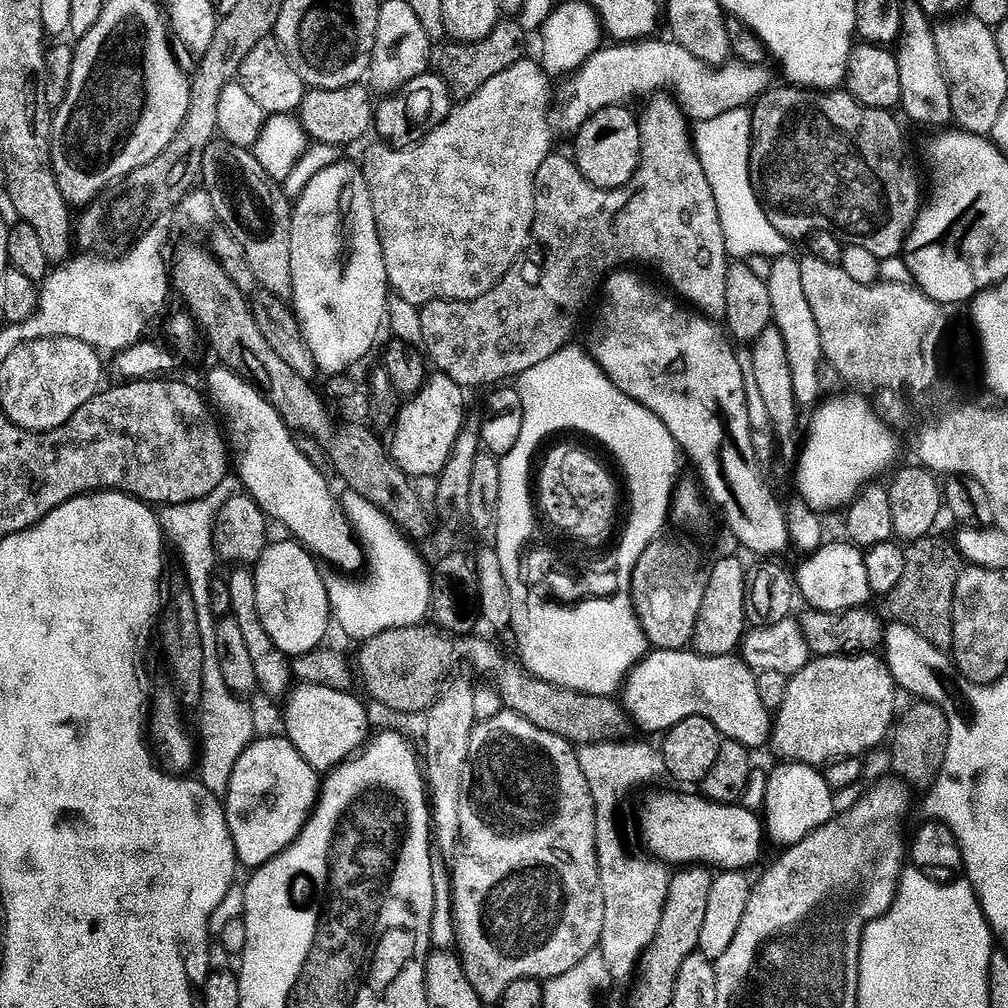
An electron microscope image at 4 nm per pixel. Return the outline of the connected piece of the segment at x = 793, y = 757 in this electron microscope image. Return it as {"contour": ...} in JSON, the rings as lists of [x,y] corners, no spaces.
{"contour":[[[861,654],[858,656],[821,656],[813,659],[797,676],[791,677],[791,679],[785,683],[784,697],[782,698],[778,711],[775,713],[774,723],[771,725],[770,748],[773,748],[773,750],[780,755],[779,759],[781,761],[794,764],[828,766],[833,762],[843,761],[845,758],[860,758],[860,755],[862,755],[863,752],[868,752],[871,748],[878,747],[884,739],[884,743],[889,739],[890,733],[894,728],[892,719],[896,716],[896,692],[898,693],[896,679],[892,677],[892,671],[879,655]]]}

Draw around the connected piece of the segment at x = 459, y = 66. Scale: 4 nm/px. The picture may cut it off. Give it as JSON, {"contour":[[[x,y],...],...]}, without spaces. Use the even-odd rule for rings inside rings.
{"contour":[[[514,18],[501,19],[499,24],[486,34],[486,38],[475,40],[469,44],[463,42],[449,43],[449,48],[444,53],[439,53],[438,64],[440,60],[439,75],[448,83],[448,91],[452,94],[453,101],[463,102],[473,96],[490,78],[498,78],[502,70],[510,70],[518,61],[525,59],[526,52],[524,47],[528,44],[529,33],[525,31],[521,21]]]}

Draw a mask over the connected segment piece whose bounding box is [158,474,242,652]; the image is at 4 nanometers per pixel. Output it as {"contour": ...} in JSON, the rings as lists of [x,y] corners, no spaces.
{"contour":[[[230,474],[206,498],[196,499],[194,502],[179,508],[172,506],[163,507],[158,516],[165,537],[171,543],[173,541],[180,550],[184,572],[190,588],[190,593],[188,594],[190,600],[195,604],[198,624],[201,626],[200,632],[203,648],[207,652],[212,652],[216,649],[216,629],[212,626],[208,628],[208,623],[211,625],[214,620],[212,610],[210,610],[210,582],[216,572],[214,568],[216,564],[218,565],[216,546],[213,542],[213,523],[222,506],[232,496],[237,495],[241,491],[241,488],[242,485],[238,476]]]}

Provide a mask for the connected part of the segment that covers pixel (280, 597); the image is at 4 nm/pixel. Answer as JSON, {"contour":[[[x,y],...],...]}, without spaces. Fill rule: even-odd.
{"contour":[[[287,538],[281,544],[269,543],[259,560],[254,565],[257,588],[257,618],[265,628],[265,634],[272,640],[278,651],[286,657],[301,656],[321,647],[325,643],[324,635],[328,632],[328,619],[333,619],[332,605],[328,602],[329,585],[324,584],[324,576],[320,573],[317,559],[303,544],[295,539]]]}

